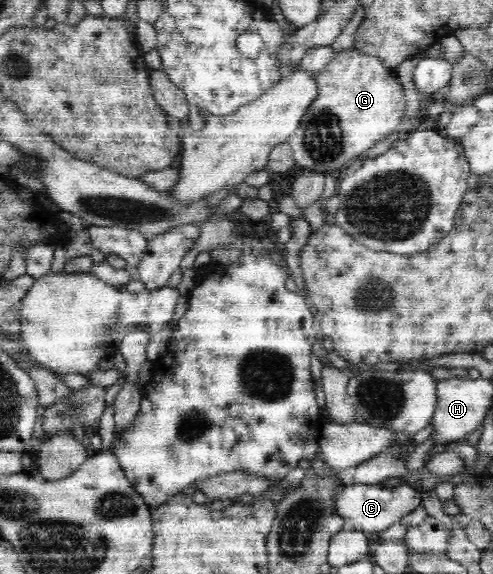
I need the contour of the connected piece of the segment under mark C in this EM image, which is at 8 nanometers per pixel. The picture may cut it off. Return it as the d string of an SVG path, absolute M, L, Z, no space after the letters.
M353 484L339 488L336 495L335 512L343 516L349 528L362 532L382 532L397 522L406 520L409 512L412 512L421 503L419 490L410 485L402 484L399 488L384 488L380 484L364 485Z

